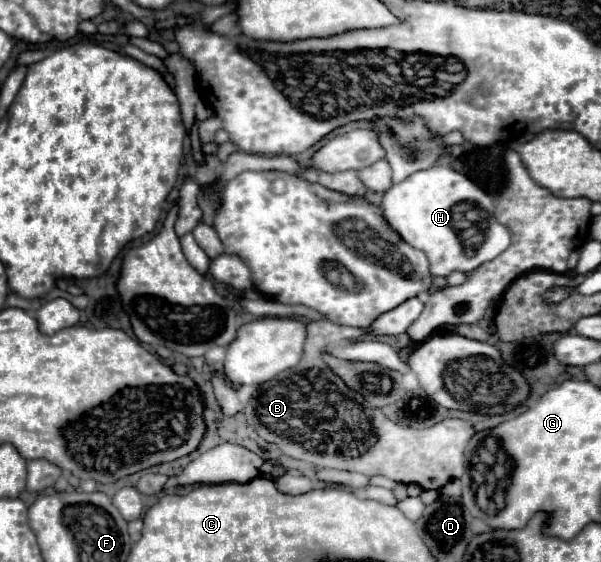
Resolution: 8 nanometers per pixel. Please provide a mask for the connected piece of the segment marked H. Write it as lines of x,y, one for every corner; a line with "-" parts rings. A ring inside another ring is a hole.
449,165
423,169
409,175
401,183
395,183
389,191
385,191
381,207
387,223
411,247
427,255
433,275
447,277
453,271
469,273
481,263
495,259
511,243
507,227
497,223
495,215
475,215
493,213
493,197

